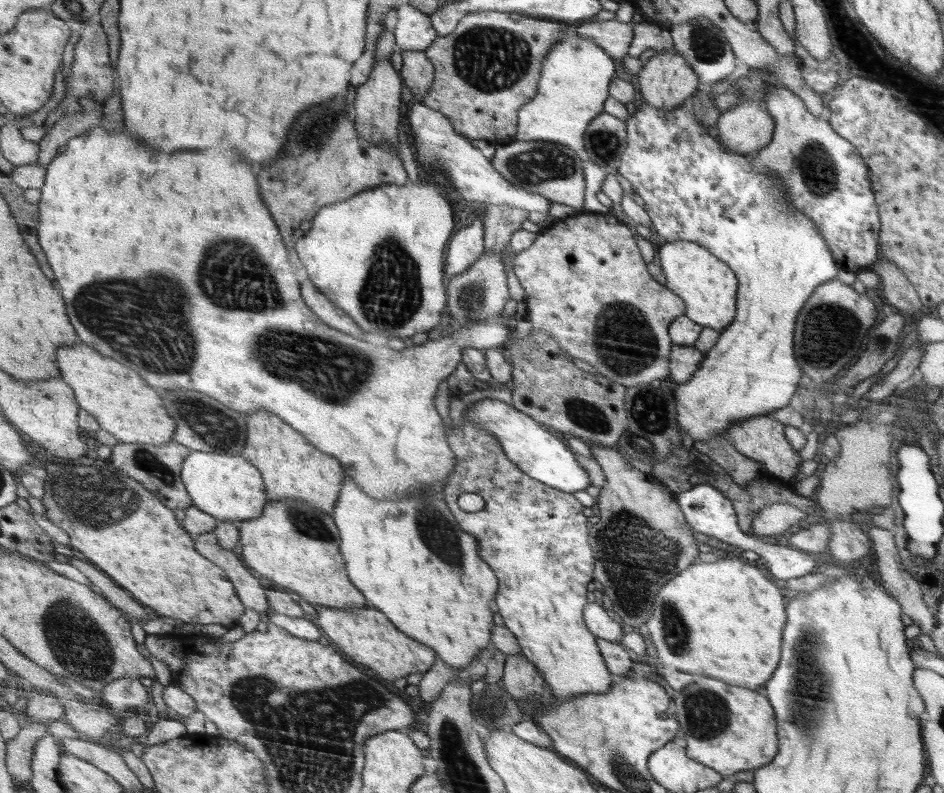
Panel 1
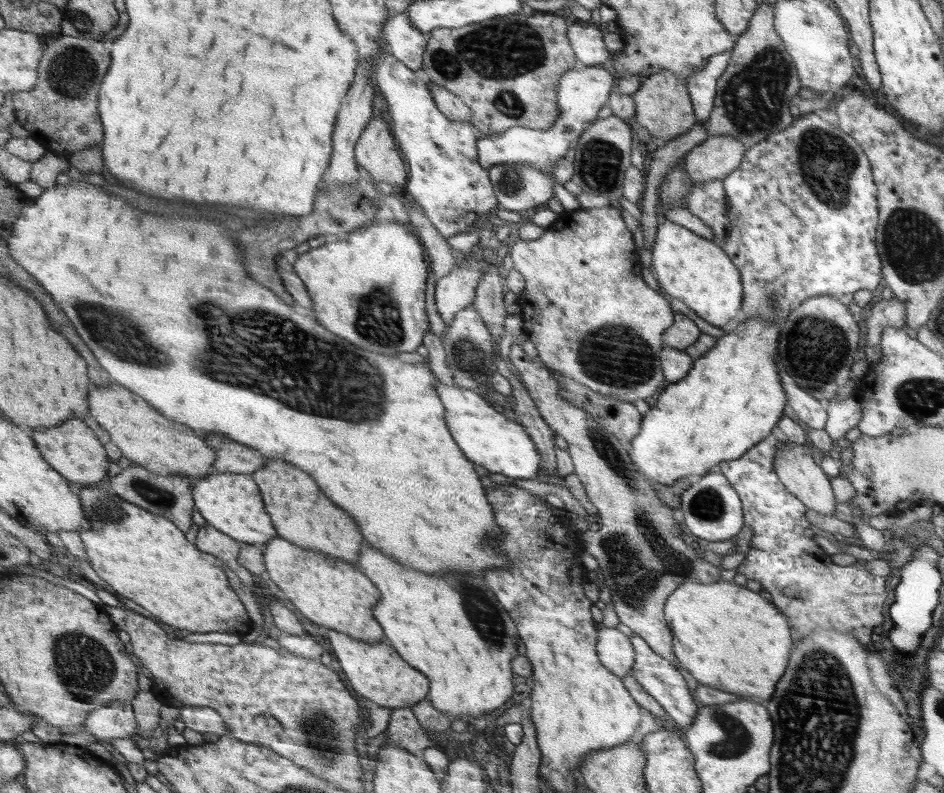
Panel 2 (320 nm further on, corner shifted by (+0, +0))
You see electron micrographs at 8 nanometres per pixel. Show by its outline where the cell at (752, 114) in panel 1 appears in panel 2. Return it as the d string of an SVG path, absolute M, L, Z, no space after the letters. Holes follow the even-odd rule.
M712 136L683 158L683 168L694 185L727 178L743 162L746 148L735 136Z

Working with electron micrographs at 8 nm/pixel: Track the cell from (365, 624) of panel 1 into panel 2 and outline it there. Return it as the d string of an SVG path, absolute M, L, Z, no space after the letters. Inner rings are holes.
M332 628L326 632L330 632L330 646L352 690L367 698L370 704L390 709L406 708L415 706L430 694L431 681L428 677L408 665L386 638L376 644L368 644Z

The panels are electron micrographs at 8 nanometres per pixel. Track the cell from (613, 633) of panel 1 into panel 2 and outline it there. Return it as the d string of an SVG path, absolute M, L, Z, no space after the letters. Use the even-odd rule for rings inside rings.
M602 623L597 643L599 660L616 676L624 678L631 674L634 667L635 650L631 640L615 628L605 627Z

